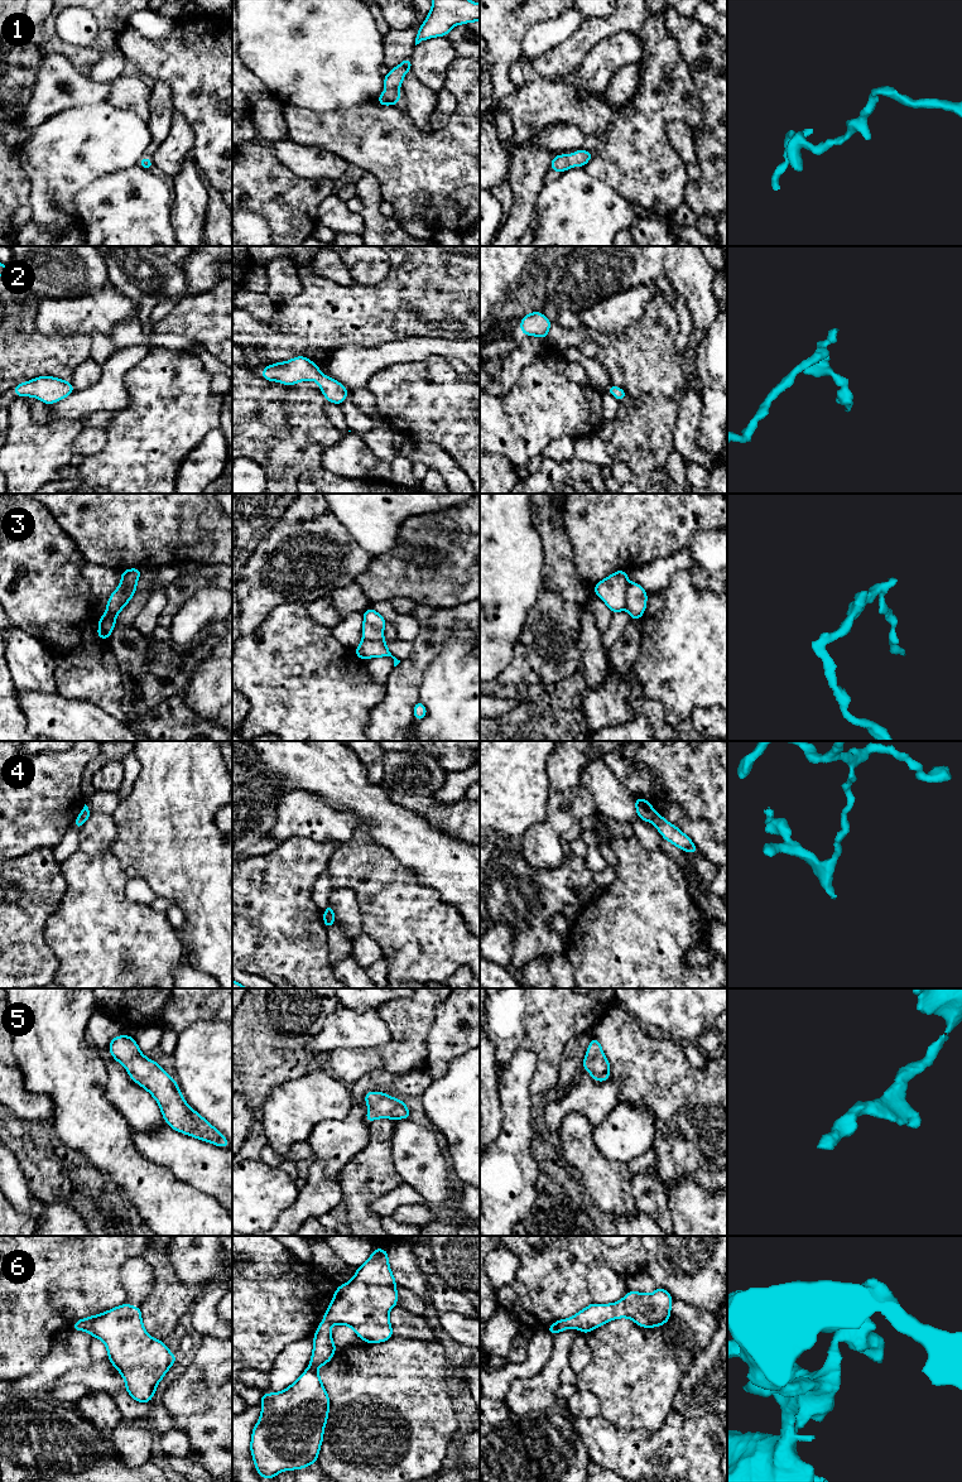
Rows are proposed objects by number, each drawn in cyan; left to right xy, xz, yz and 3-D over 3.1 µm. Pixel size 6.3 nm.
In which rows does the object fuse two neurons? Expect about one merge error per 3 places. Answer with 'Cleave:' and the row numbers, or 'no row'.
Cleave: 3

